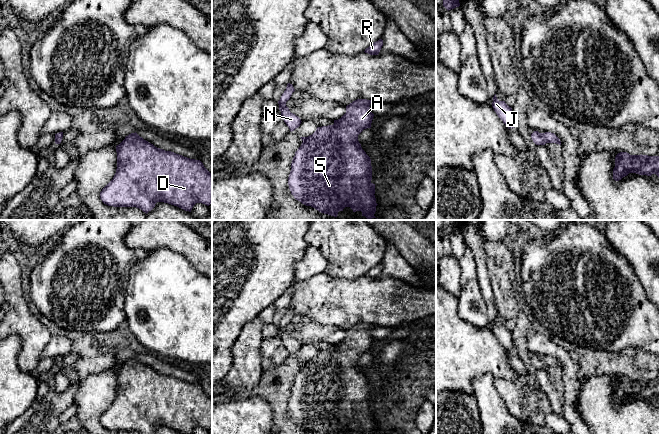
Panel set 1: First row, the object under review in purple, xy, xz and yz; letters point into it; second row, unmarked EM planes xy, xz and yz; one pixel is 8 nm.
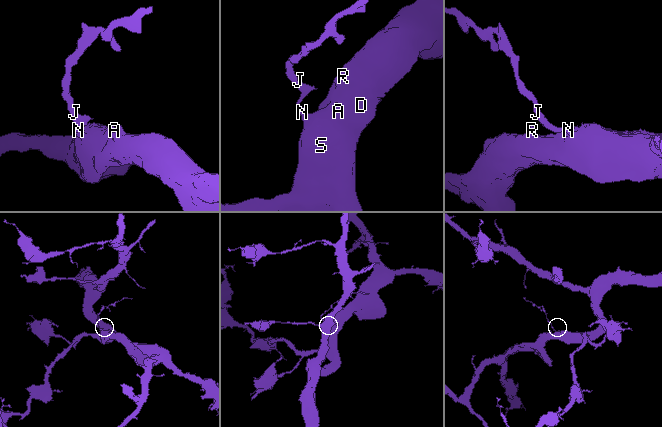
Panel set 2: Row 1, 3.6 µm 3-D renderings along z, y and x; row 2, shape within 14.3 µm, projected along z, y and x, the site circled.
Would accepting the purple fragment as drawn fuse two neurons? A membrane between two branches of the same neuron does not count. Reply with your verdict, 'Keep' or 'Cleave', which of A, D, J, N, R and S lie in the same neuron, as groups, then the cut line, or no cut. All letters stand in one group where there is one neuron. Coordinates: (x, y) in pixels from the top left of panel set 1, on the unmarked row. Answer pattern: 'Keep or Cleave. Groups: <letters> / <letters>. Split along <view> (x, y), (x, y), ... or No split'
Keep. Groups: A D J N R S. No split

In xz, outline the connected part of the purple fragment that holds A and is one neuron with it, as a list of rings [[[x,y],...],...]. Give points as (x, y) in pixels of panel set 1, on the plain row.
[[[357,323],[346,330],[346,337],[333,349],[317,351],[308,361],[300,361],[302,368],[295,376],[288,401],[288,409],[294,422],[306,430],[316,434],[343,434],[350,431],[352,434],[376,434],[375,408],[372,404],[371,383],[362,373],[358,359],[367,352],[371,352],[374,338],[370,329],[374,325]]]

